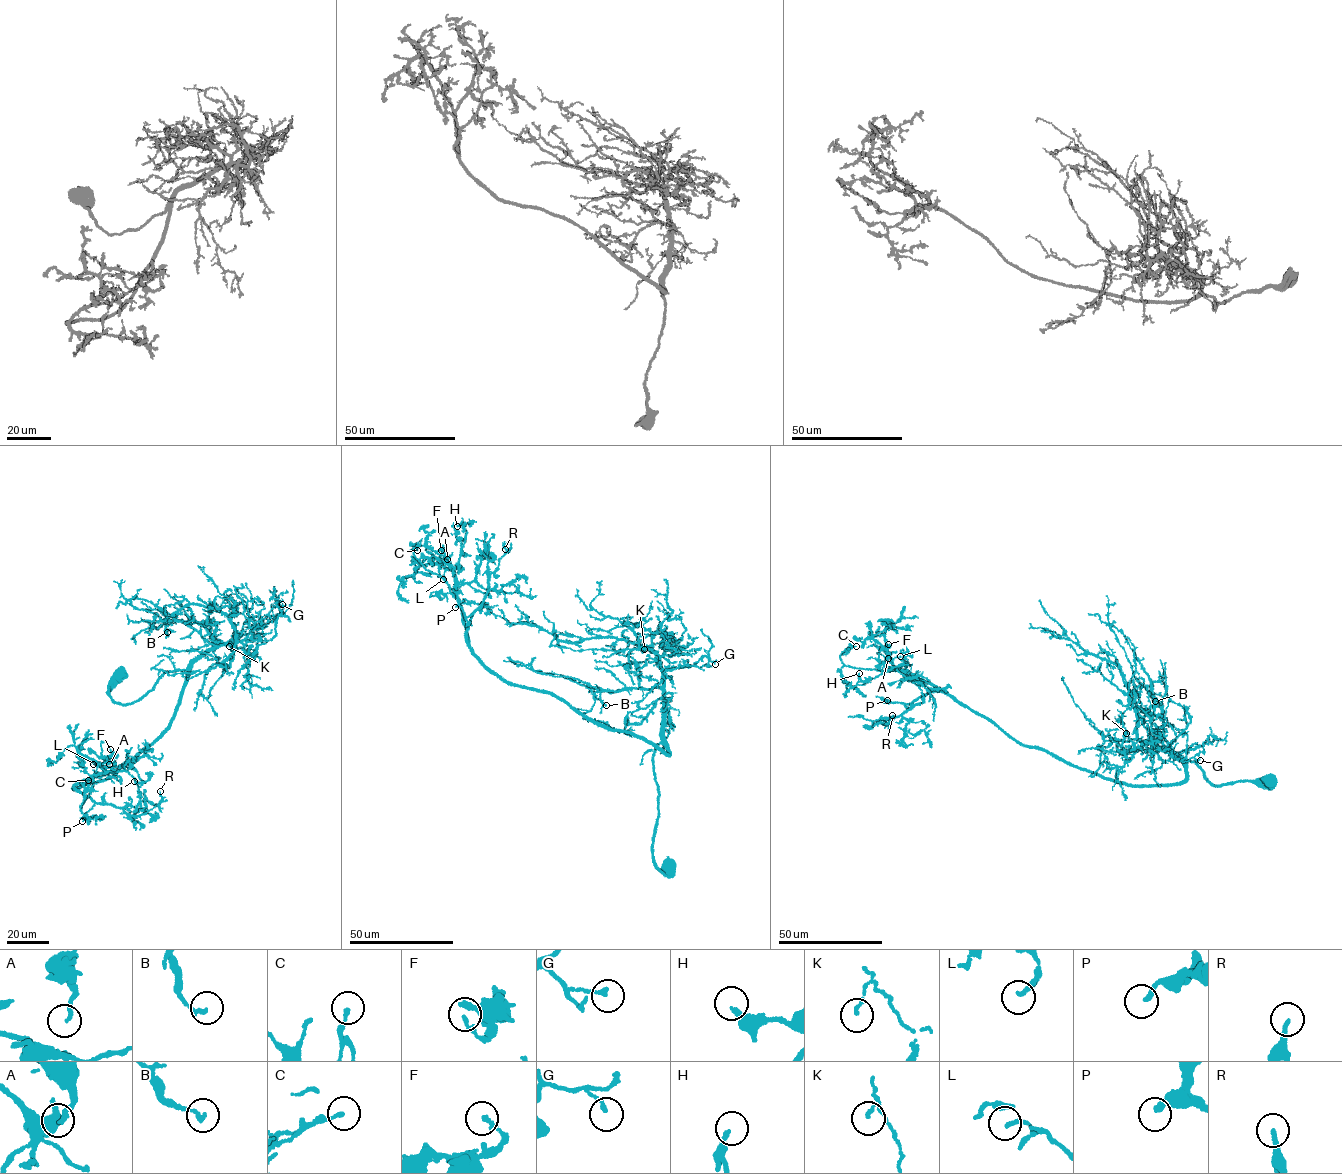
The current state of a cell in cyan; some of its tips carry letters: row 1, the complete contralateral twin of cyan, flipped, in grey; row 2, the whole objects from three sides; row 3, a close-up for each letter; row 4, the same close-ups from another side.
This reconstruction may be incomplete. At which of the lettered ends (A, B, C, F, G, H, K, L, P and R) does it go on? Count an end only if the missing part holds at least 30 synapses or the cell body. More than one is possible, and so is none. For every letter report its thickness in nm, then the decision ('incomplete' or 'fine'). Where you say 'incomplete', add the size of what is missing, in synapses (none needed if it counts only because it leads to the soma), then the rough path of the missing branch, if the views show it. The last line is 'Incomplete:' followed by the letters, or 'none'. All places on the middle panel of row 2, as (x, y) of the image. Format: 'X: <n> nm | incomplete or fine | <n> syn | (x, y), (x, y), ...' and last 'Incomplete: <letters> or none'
A: 120 nm | fine
B: 150 nm | fine
C: 170 nm | fine
F: 200 nm | fine
G: 170 nm | fine
H: 240 nm | fine
K: 120 nm | fine
L: 180 nm | fine
P: 220 nm | incomplete | 45 syn | (455, 607), (460, 628)
R: 180 nm | incomplete | 35 syn | (505, 549), (506, 539), (501, 533)
Incomplete: P, R

